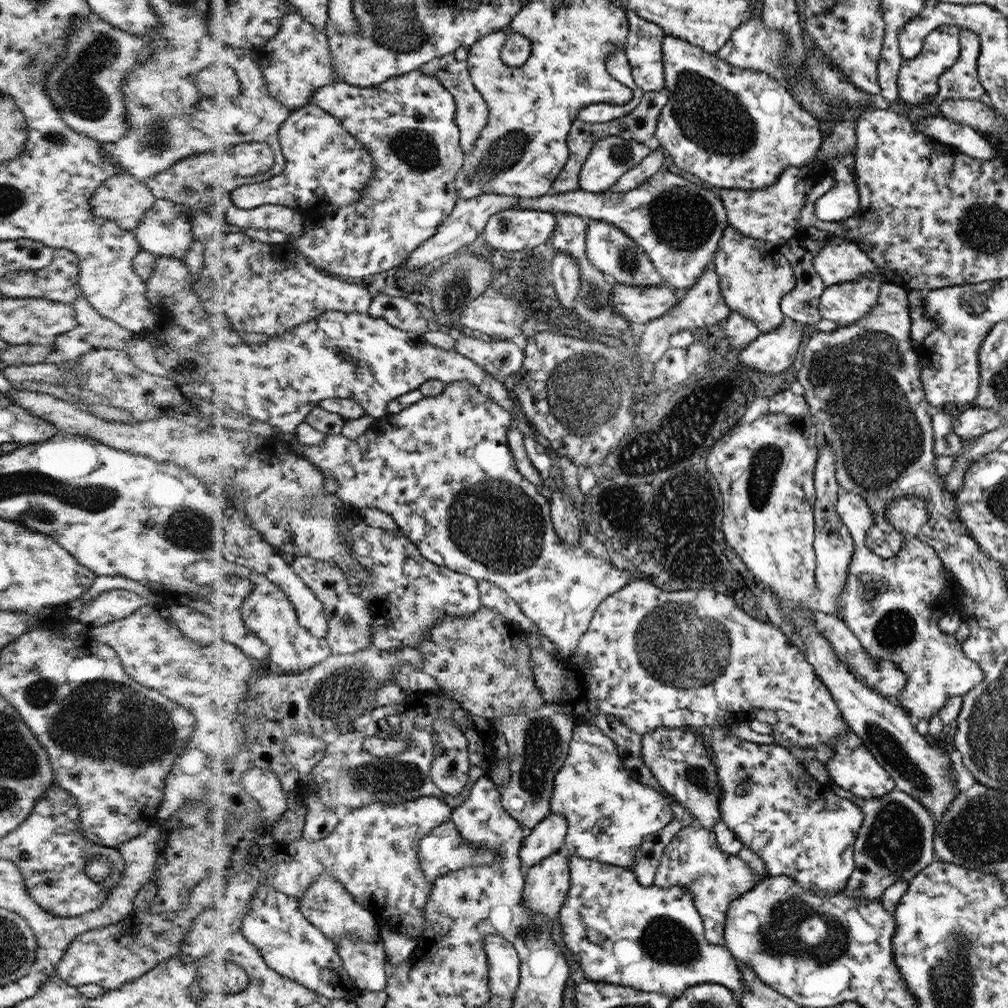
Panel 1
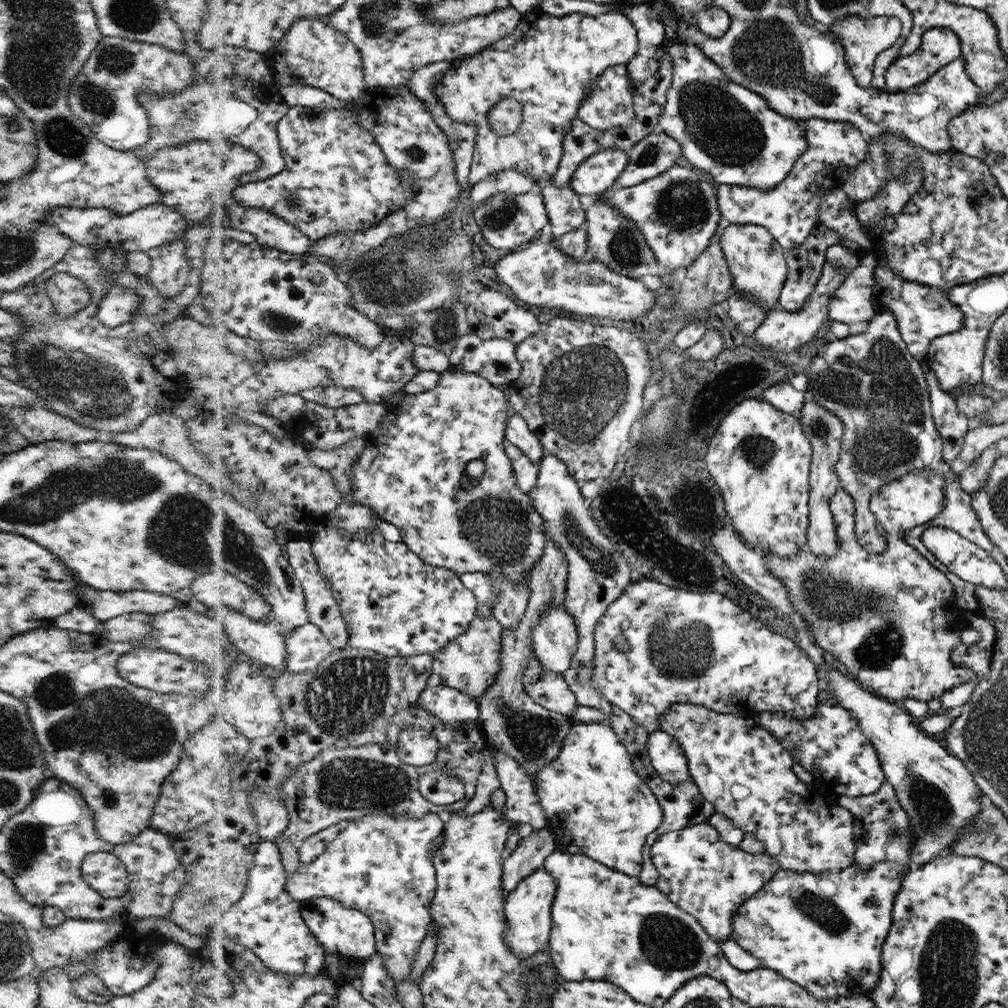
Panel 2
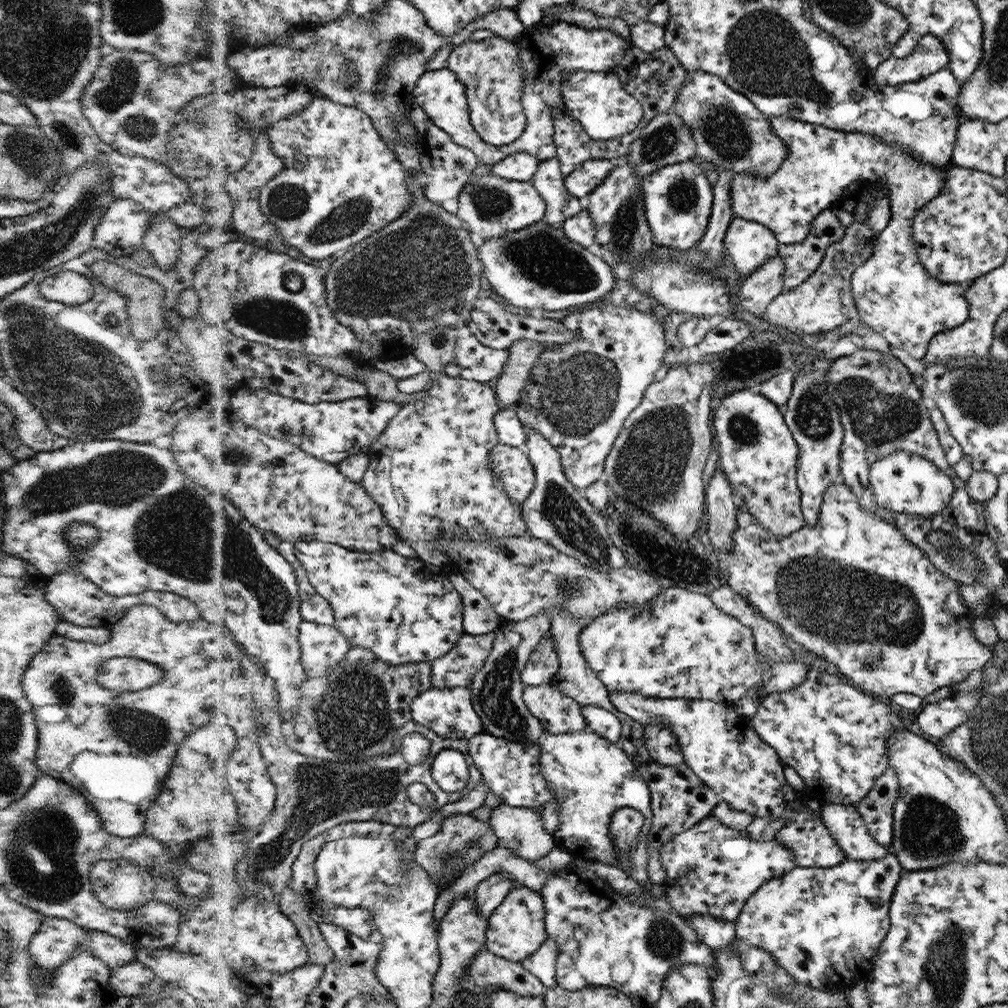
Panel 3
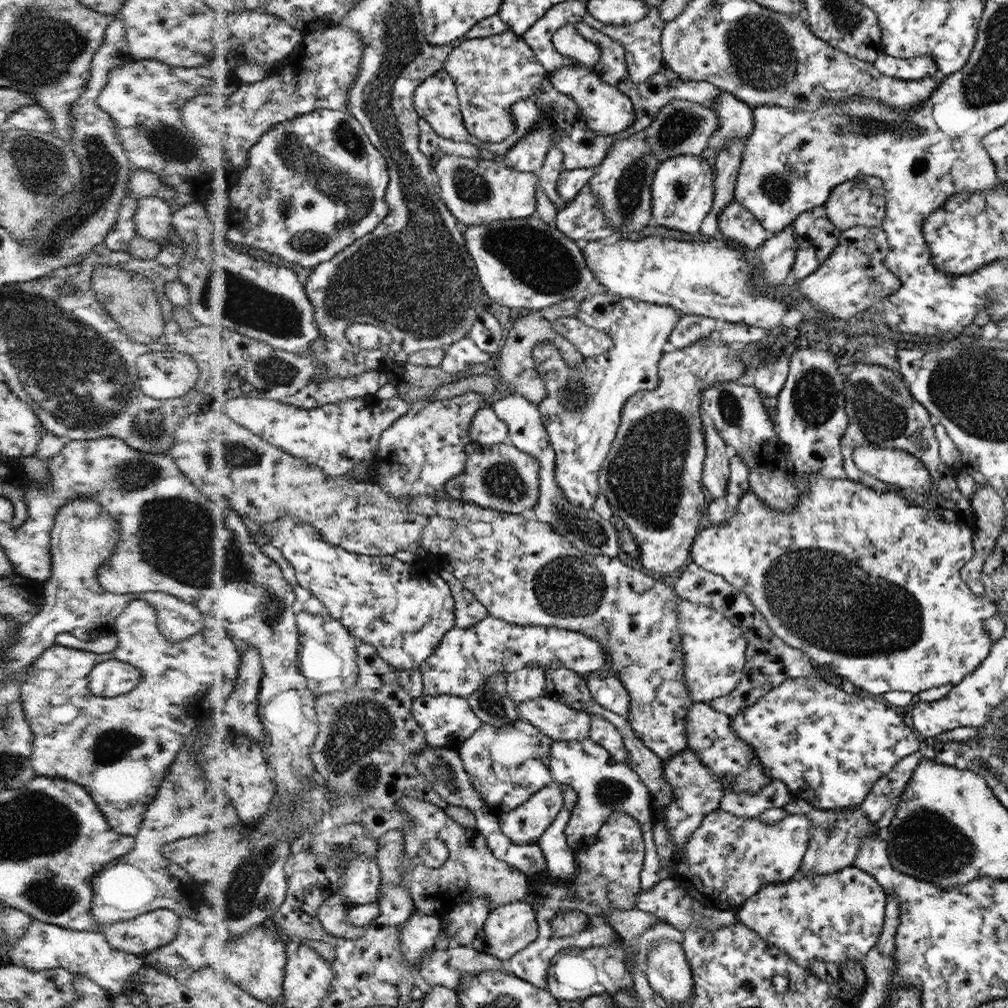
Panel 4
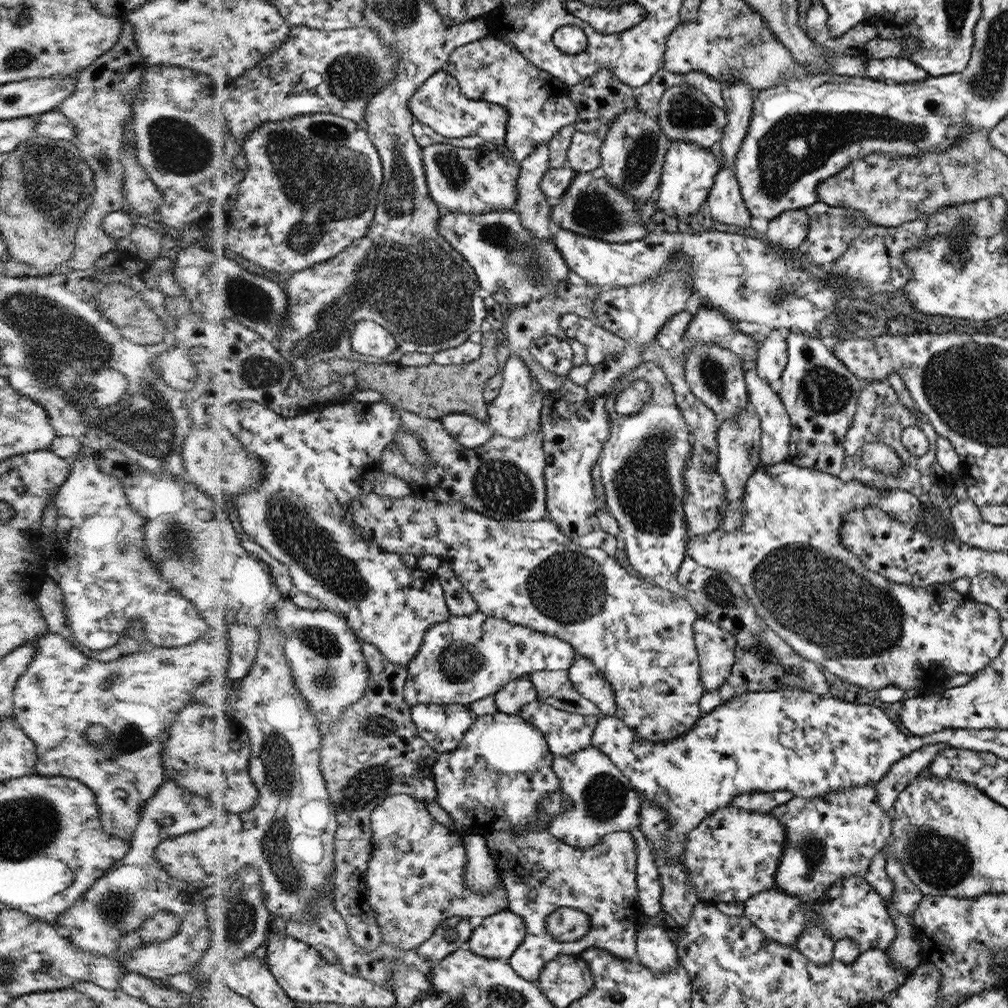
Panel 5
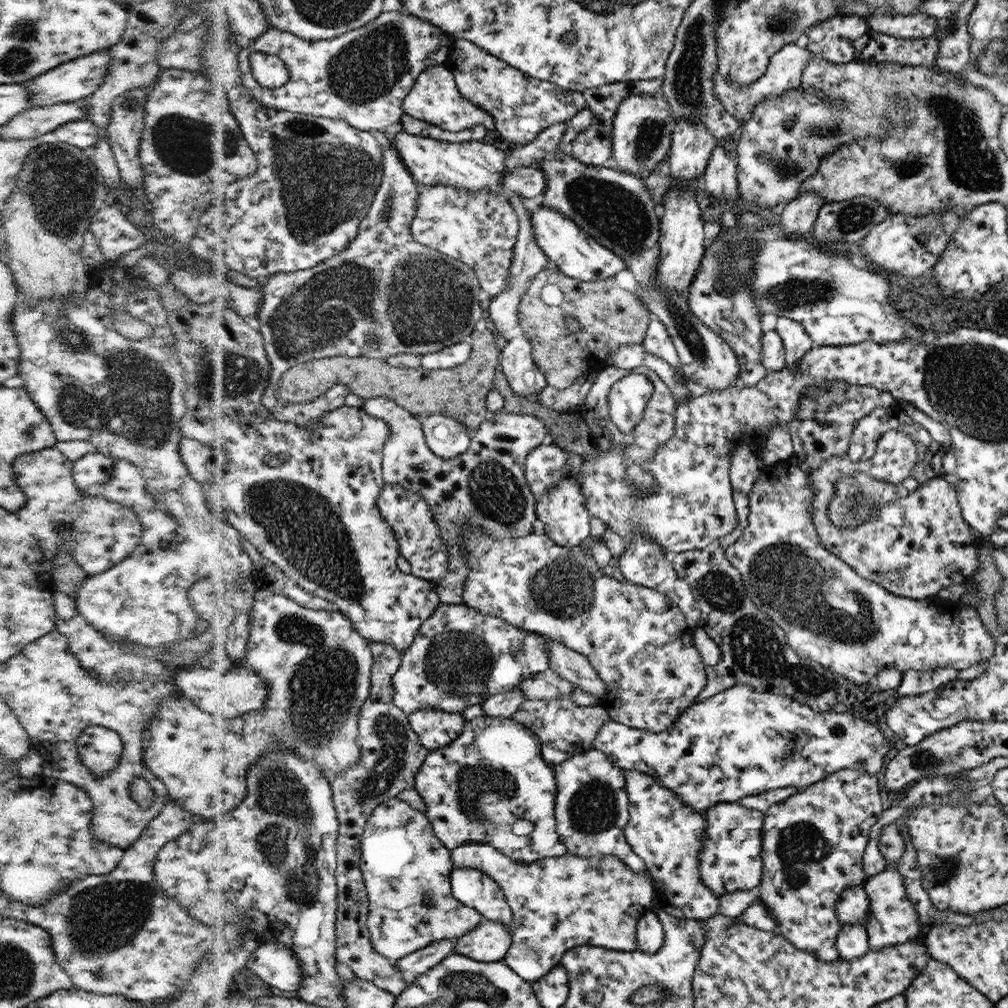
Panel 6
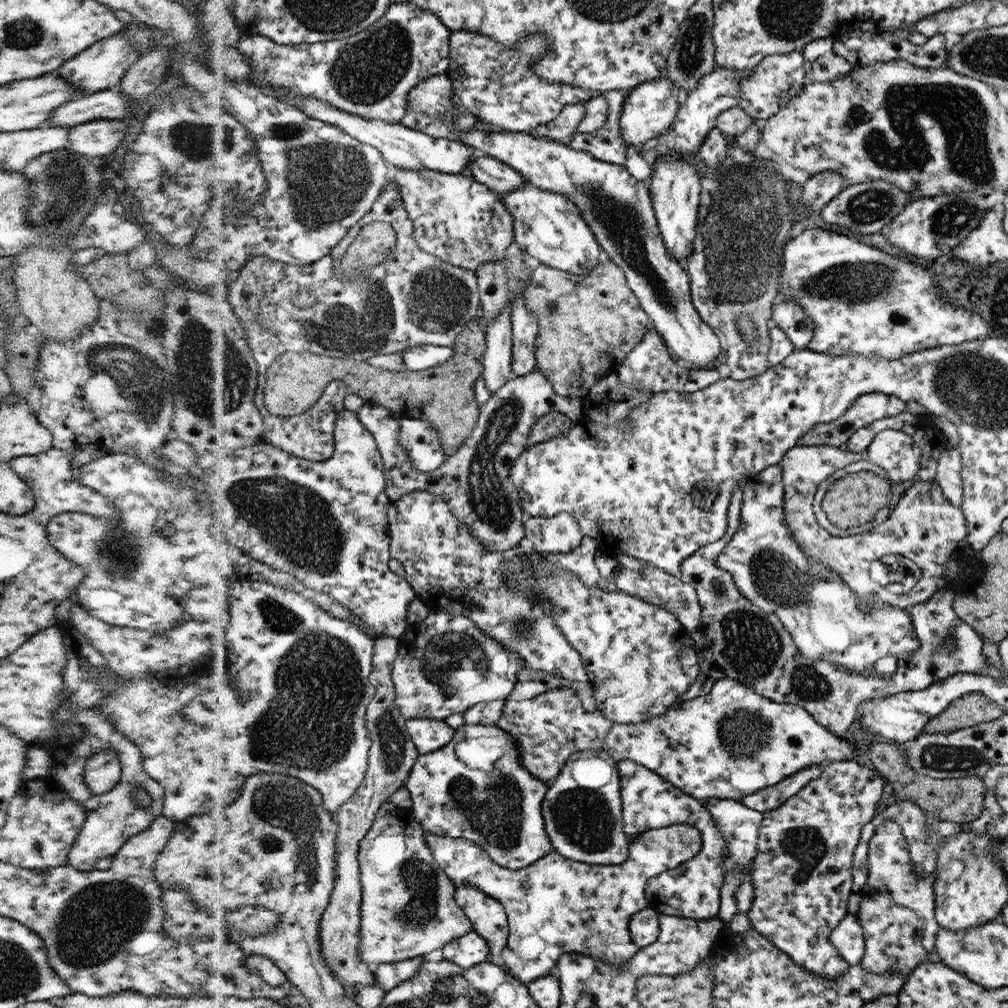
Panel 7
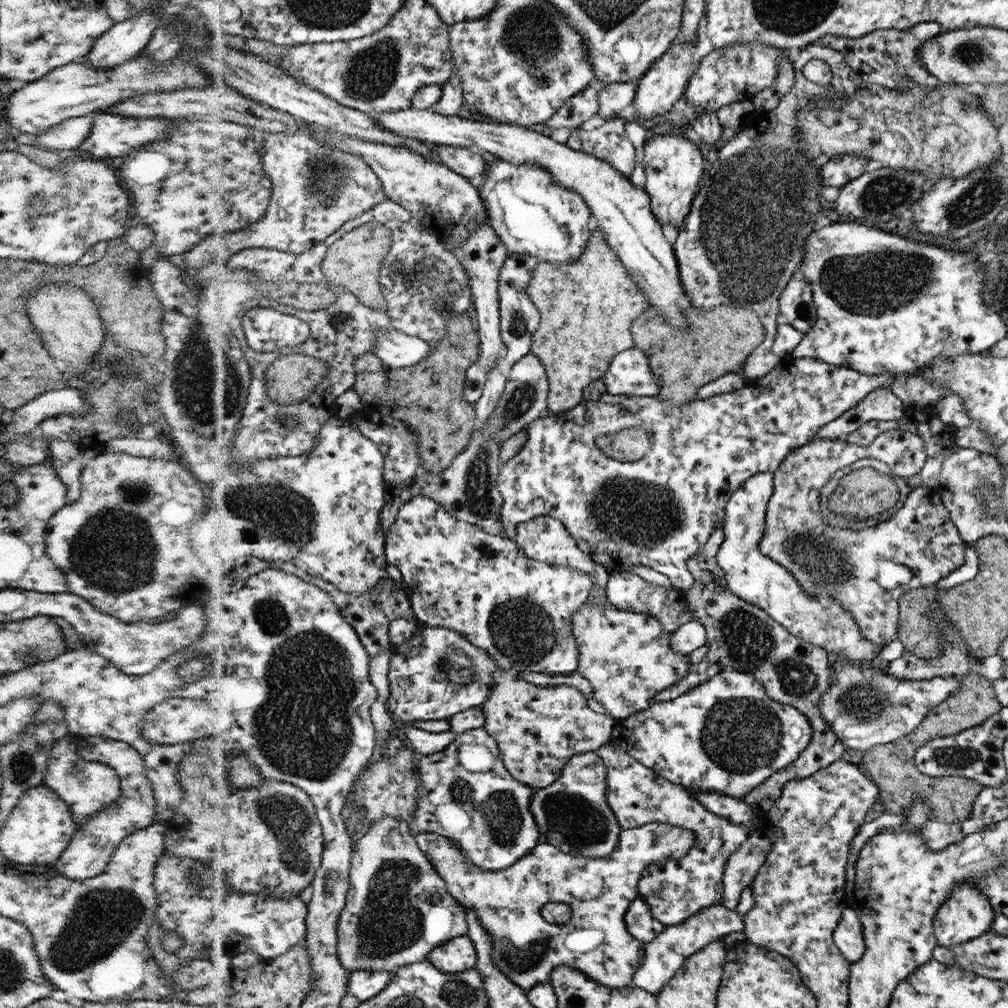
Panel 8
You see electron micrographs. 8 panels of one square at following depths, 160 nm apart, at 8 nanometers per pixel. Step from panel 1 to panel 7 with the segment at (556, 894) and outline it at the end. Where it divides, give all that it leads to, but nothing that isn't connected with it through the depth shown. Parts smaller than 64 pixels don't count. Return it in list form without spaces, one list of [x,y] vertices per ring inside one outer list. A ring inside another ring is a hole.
[[[471,930],[461,938],[446,944],[442,952],[445,961],[460,965],[461,969],[467,969],[488,961],[488,948],[484,937]]]

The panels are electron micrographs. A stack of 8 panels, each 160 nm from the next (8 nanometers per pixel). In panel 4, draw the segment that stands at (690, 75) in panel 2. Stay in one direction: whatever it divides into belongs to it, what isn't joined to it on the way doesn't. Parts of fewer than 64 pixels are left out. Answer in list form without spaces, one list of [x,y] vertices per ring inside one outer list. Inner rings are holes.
[[[720,90],[712,102],[711,107],[718,116],[715,133],[708,140],[706,148],[713,148],[715,152],[726,147],[733,139],[746,141],[753,126],[752,109],[744,101]]]

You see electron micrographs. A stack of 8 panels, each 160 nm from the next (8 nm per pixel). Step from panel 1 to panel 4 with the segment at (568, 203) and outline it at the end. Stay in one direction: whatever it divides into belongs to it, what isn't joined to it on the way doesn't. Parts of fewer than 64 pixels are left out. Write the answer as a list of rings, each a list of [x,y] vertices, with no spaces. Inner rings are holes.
[[[680,154],[661,161],[654,172],[651,186],[651,214],[655,224],[685,234],[695,234],[703,216],[711,208],[711,196],[715,194],[711,192],[711,180],[714,180],[713,172],[700,155]]]

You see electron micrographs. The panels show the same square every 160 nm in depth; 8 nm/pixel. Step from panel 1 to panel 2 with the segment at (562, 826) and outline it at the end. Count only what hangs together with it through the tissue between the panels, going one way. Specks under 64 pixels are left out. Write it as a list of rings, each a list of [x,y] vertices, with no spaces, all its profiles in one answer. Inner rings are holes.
[[[549,824],[537,830],[532,829],[518,845],[504,856],[500,868],[502,892],[511,892],[518,882],[542,866],[545,857],[553,851],[554,840]]]

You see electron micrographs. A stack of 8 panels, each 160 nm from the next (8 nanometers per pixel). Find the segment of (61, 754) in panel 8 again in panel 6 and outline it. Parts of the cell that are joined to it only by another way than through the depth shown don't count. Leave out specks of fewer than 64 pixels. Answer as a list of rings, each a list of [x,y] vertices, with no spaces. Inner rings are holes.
[[[86,726],[75,738],[77,755],[85,768],[97,778],[118,765],[122,742],[116,732],[104,726]]]

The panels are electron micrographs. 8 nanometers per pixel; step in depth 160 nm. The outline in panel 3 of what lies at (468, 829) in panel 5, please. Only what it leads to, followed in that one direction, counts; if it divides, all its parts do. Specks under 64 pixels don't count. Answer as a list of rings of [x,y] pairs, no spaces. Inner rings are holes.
[[[481,730],[466,739],[467,751],[475,768],[480,772],[480,780],[487,785],[489,792],[499,798],[499,805],[527,807],[538,812],[545,830],[553,830],[559,824],[558,800],[552,795],[540,768],[540,743],[518,743],[496,737]]]

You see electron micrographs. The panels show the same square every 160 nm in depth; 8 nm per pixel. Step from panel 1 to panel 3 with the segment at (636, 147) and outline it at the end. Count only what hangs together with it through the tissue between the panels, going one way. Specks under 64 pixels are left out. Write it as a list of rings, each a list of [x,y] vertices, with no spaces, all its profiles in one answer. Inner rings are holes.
[[[606,158],[587,160],[576,167],[576,170],[564,176],[565,190],[575,198],[588,195],[608,176],[613,167]]]

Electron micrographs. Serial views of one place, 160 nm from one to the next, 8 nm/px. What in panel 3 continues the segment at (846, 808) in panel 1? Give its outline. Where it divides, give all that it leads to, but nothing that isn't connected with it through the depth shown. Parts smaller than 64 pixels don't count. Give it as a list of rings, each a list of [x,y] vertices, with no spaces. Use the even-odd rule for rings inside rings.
[[[608,692],[609,702],[623,714],[630,716],[641,725],[665,723],[669,727],[680,745],[683,753],[682,762],[685,763],[697,778],[710,791],[713,791],[719,800],[726,802],[731,808],[751,813],[753,818],[771,815],[784,820],[783,828],[773,839],[785,845],[795,856],[796,866],[801,868],[829,868],[843,862],[846,858],[840,845],[829,836],[828,828],[820,816],[812,817],[812,812],[806,809],[808,796],[804,791],[791,788],[782,773],[783,764],[780,764],[776,750],[761,740],[755,729],[751,727],[750,719],[736,713],[731,706],[714,703],[712,700],[665,698],[654,699],[634,692]]]

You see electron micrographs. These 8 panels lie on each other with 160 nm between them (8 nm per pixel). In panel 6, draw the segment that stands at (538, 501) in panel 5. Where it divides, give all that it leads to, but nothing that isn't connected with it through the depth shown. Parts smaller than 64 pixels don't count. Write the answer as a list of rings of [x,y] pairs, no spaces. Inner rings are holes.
[[[377,397],[373,399],[366,399],[365,406],[363,407],[365,411],[369,414],[380,418],[381,420],[386,420],[386,423],[389,425],[391,429],[391,434],[389,435],[388,441],[384,444],[384,480],[386,484],[391,485],[399,485],[401,487],[405,487],[409,491],[413,491],[416,493],[420,493],[421,496],[428,502],[429,506],[431,506],[431,512],[433,512],[433,516],[436,516],[438,523],[441,525],[441,530],[443,531],[445,538],[443,538],[443,542],[445,542],[445,546],[447,546],[447,551],[450,552],[449,557],[449,570],[447,570],[447,576],[440,582],[437,586],[437,590],[440,596],[440,599],[445,604],[453,604],[453,606],[457,606],[457,604],[464,604],[462,602],[462,586],[464,584],[464,580],[466,579],[468,568],[468,562],[464,557],[464,552],[461,551],[461,529],[462,526],[468,526],[468,528],[480,528],[483,533],[489,535],[489,537],[493,537],[493,539],[501,539],[505,536],[507,538],[518,538],[520,536],[528,536],[532,533],[531,523],[535,522],[535,511],[536,511],[536,500],[533,497],[533,492],[529,491],[529,486],[527,485],[527,481],[525,481],[524,476],[524,458],[527,456],[529,451],[532,451],[539,444],[543,444],[545,441],[545,428],[543,422],[541,422],[537,417],[529,414],[512,414],[504,411],[504,406],[495,411],[493,413],[488,413],[488,417],[483,419],[479,426],[476,428],[474,432],[470,434],[469,446],[465,452],[462,452],[459,457],[448,458],[445,460],[440,456],[434,454],[432,450],[430,450],[429,446],[426,445],[426,440],[424,437],[424,428],[422,425],[422,418],[413,416],[406,408],[399,406],[397,402],[391,400],[387,397]]]

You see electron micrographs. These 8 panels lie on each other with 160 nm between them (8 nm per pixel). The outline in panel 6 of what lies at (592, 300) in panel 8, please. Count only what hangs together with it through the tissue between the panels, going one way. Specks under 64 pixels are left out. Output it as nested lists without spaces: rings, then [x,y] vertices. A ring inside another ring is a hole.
[[[541,270],[538,274],[527,282],[522,292],[520,302],[517,307],[518,335],[527,337],[530,342],[531,358],[544,375],[546,385],[563,390],[572,386],[581,374],[592,374],[599,371],[604,366],[604,358],[608,352],[619,348],[625,344],[640,344],[647,334],[648,323],[651,322],[652,315],[648,309],[627,290],[621,289],[611,277],[603,280],[575,280],[573,277],[565,276],[557,270]],[[545,286],[557,286],[562,292],[562,300],[556,306],[549,306],[541,300],[541,290]],[[571,317],[580,324],[578,331],[569,331],[566,327],[566,318]]]

